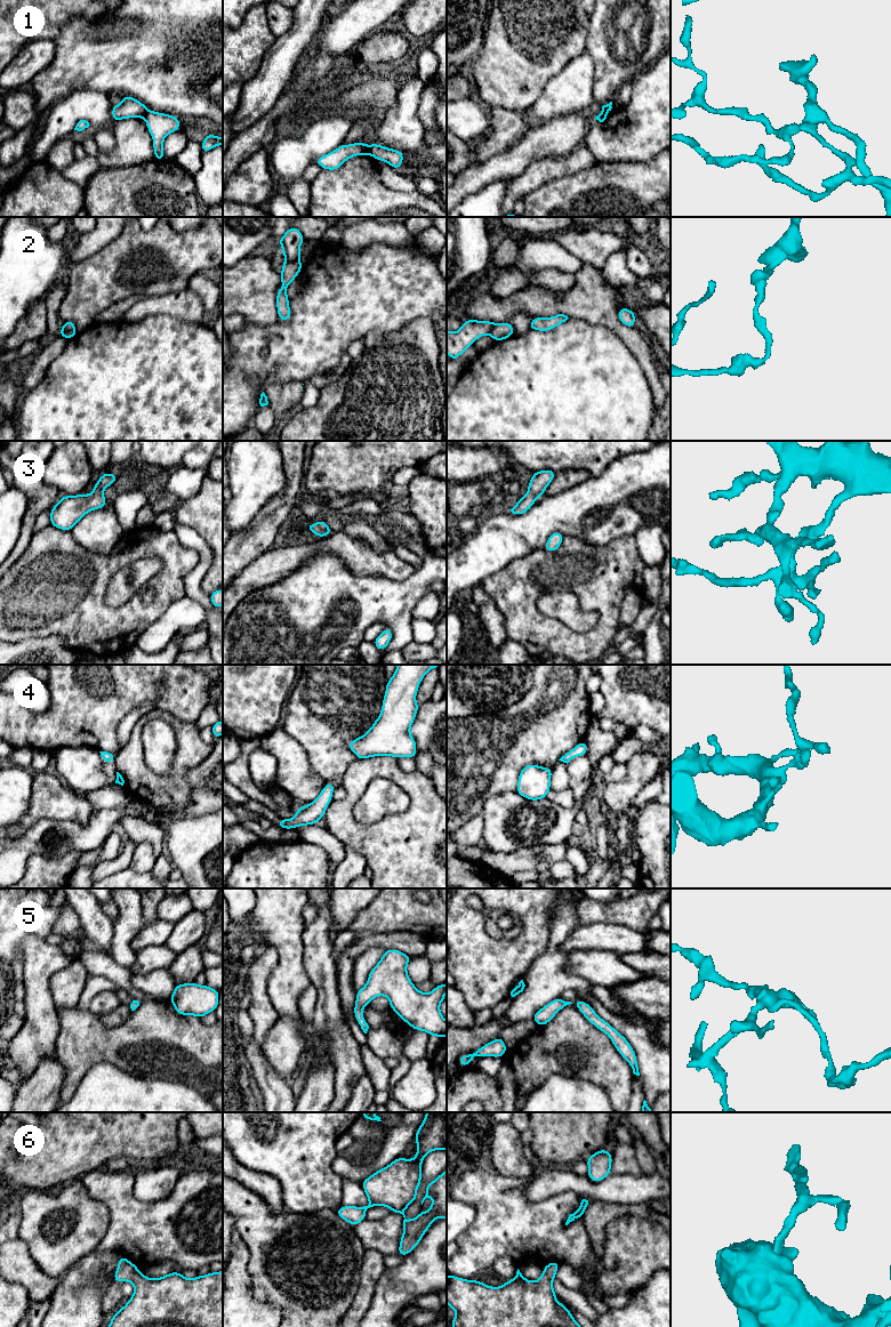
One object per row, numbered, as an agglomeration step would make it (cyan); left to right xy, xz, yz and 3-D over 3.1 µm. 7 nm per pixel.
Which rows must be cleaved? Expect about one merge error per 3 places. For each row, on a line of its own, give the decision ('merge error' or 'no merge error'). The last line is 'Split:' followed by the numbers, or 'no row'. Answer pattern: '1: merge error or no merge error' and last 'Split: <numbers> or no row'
1: merge error
2: merge error
3: no merge error
4: no merge error
5: no merge error
6: no merge error
Split: 1, 2

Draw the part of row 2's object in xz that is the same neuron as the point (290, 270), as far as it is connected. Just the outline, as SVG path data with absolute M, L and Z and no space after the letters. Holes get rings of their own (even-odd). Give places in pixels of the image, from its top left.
M284 260L284 263L282 264L282 271L280 273L282 288L276 291L278 317L282 321L289 321L291 316L287 287L297 278L297 275L302 271L302 267L303 264L300 263L300 260Z

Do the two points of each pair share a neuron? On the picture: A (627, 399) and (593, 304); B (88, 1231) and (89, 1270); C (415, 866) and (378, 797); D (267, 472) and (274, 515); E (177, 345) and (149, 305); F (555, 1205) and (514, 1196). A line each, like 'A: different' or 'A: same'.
A: different
B: different
C: different
D: different
E: different
F: same

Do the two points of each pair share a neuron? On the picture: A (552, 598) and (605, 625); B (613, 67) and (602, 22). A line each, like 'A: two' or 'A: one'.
A: two
B: one

